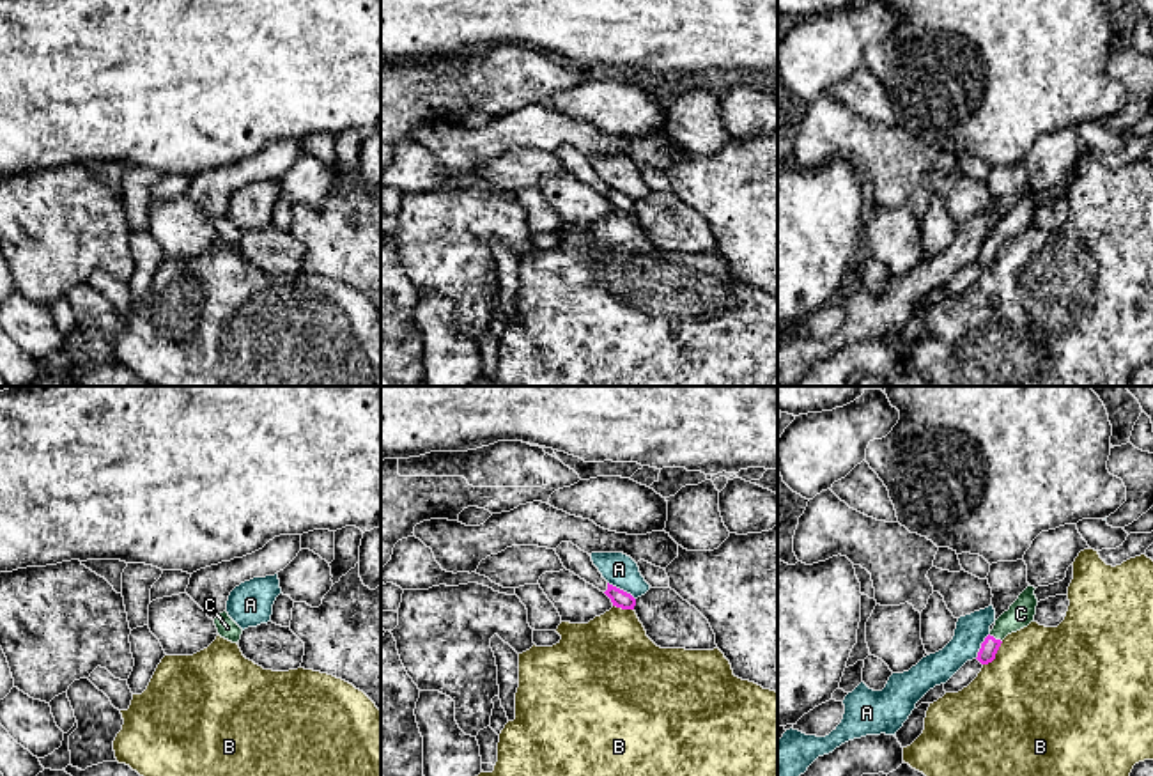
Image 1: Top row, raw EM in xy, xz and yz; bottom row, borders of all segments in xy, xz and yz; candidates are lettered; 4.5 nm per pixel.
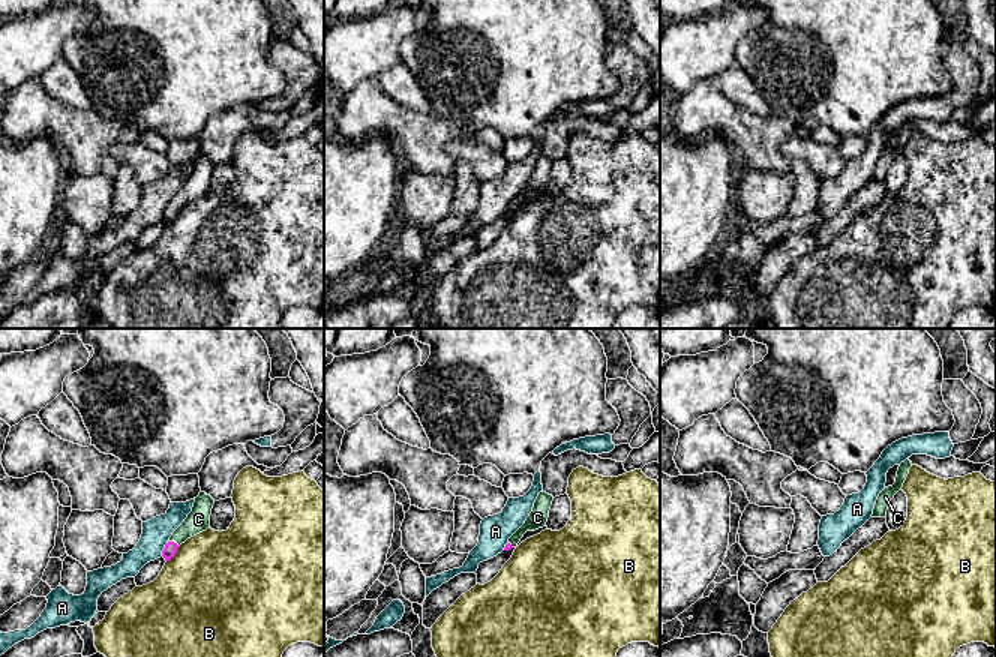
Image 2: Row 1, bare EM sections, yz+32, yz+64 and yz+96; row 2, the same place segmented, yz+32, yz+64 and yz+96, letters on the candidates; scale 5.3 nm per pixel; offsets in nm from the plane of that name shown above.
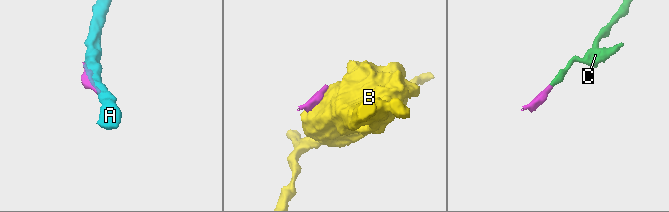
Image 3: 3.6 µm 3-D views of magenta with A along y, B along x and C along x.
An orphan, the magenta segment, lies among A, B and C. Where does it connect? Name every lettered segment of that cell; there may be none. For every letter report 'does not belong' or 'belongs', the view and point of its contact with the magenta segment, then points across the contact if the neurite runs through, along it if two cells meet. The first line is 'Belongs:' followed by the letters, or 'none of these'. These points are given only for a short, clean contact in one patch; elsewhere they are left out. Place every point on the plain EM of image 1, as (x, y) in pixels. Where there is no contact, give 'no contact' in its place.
Belongs: C
A: does not belong; meets magenta in xz at (622, 194)
B: does not belong; meets magenta in yz at (994, 259)
C: belongs; meets magenta in yz at (994, 241); runs through yz (990, 248), (994, 241), (1021, 217)

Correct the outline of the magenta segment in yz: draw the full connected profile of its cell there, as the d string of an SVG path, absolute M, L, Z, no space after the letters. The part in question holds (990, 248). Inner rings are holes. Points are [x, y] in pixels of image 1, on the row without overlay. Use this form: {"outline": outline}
{"outline": "M1029 188L1010 209L1010 213L995 223L994 232L981 246L981 252L976 260L981 268L988 268L995 262L995 257L1008 237L1017 236L1034 225L1038 209L1034 193L1036 191Z"}

